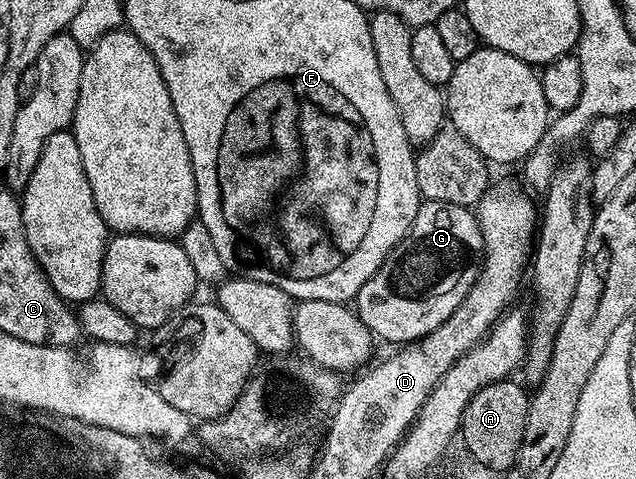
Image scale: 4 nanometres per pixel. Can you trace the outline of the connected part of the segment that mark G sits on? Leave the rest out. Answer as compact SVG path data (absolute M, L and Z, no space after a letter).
M422 200L406 237L390 251L376 274L372 274L372 278L360 286L356 297L358 317L379 341L387 340L393 346L421 341L423 336L441 326L454 313L456 306L460 306L460 302L464 302L468 290L478 280L482 253L482 231L477 215L471 209L452 206L448 202Z

